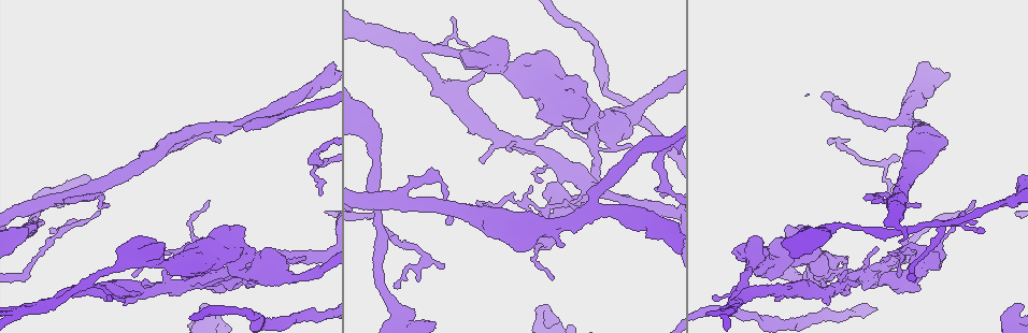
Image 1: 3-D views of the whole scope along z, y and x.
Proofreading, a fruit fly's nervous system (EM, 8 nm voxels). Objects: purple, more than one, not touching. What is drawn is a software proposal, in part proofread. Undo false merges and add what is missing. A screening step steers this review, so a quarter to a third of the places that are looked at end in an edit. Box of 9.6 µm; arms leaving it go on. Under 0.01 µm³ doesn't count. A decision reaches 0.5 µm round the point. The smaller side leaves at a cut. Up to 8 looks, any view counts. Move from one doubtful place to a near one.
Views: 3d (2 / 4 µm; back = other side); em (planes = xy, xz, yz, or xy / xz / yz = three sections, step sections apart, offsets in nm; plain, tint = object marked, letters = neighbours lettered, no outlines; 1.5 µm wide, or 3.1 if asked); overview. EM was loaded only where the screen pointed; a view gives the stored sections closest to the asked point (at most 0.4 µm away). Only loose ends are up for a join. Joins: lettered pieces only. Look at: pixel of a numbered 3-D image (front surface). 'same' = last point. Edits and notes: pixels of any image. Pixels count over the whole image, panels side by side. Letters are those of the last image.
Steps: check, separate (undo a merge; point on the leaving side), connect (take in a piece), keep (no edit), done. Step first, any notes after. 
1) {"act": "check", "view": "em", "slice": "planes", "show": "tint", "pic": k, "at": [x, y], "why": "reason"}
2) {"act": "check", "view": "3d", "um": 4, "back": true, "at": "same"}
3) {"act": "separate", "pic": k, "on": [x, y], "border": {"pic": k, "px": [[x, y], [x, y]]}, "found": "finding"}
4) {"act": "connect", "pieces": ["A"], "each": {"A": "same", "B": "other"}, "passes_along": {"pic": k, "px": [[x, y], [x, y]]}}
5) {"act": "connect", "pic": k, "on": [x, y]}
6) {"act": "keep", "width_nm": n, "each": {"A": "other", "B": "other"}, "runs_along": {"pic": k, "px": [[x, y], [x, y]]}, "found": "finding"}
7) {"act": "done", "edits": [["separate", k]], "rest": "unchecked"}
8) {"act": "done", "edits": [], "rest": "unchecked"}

{"act": "check", "view": "em", "slice": "yz", "step": 4, "show": "tint", "pic": 1, "at": [861, 227], "why": "a narrow waist"}

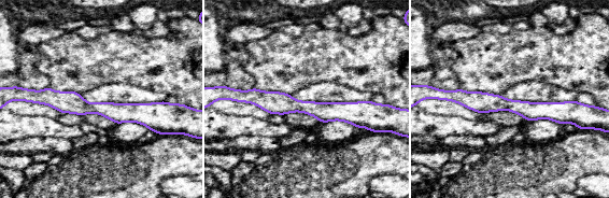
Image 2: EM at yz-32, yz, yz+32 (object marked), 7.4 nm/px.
{"act": "check", "view": "em", "slice": "planes", "show": "letters", "at": "same", "why": "cut it another way"}

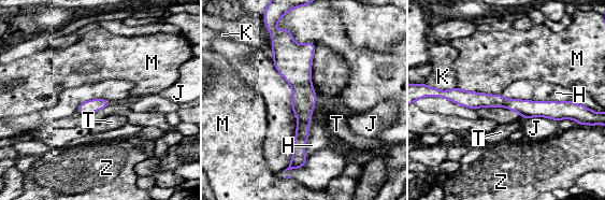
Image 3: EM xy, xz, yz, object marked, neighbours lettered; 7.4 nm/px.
{"act": "keep", "each": {"H": "other", "J": "other", "K": "other", "M": "other", "T": "other", "Z": "other"}, "found": "continuous, no second cell"}

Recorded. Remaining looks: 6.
{"act": "check", "view": "em", "slice": "yz", "step": 8, "show": "plain", "pic": 1, "at": [439, 180], "why": "abrupt turn"}

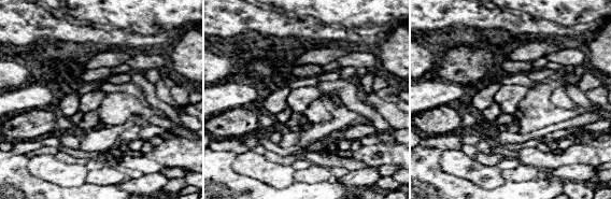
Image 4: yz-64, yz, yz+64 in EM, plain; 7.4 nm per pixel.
{"act": "check", "view": "em", "slice": "yz", "step": 8, "show": "tint", "at": "same"}

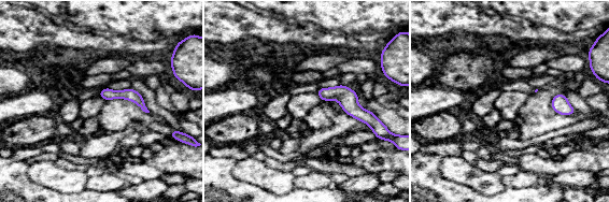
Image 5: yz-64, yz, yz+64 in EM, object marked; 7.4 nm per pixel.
{"act": "check", "view": "em", "slice": "yz", "step": 8, "show": "letters", "at": "same"}

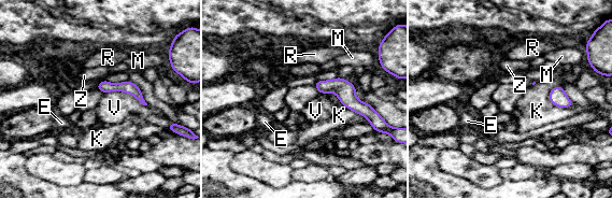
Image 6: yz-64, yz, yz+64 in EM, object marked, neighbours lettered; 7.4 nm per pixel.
{"act": "keep", "each": {"E": "other", "K": "other", "M": "other", "R": "other", "V": "other", "Z": "other"}, "runs_along": {"pic": 6, "px": [[318, 84], [337, 86], [364, 111]]}, "found": "one cell here"}

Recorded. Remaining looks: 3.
{"act": "check", "view": "3d", "um": 4, "pic": 1, "at": [53, 300], "why": "free end"}

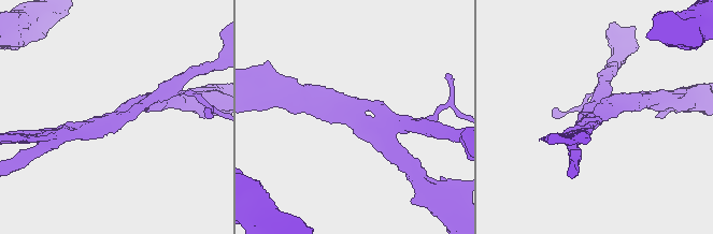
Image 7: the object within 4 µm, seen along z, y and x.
{"act": "check", "view": "em", "slice": "xy", "step": 4, "show": "letters", "pic": 7, "at": [607, 118], "why": "need the tissue"}

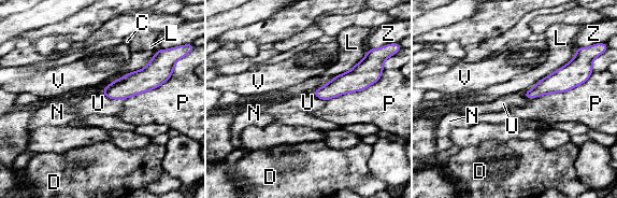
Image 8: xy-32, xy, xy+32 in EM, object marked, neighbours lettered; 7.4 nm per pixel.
{"act": "check", "view": "em", "slice": "planes", "show": "letters", "at": "same", "why": "cut it another way"}

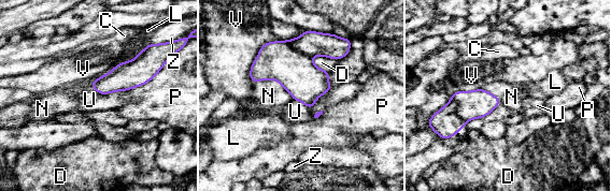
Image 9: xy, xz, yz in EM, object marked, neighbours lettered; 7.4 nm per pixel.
{"act": "separate", "pic": 9, "on": [294, 70], "each": {"C": "other", "D": "other", "L": "other", "N": "other", "P": "other", "U": "other", "V": "other", "Z": "other"}, "border": {"pic": 9, "px": [[282, 41], [311, 57]]}, "found": "two cells meet here"}

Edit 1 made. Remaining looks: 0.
{"act": "done", "edits": [["separate", 9]], "rest": "unchecked"}

